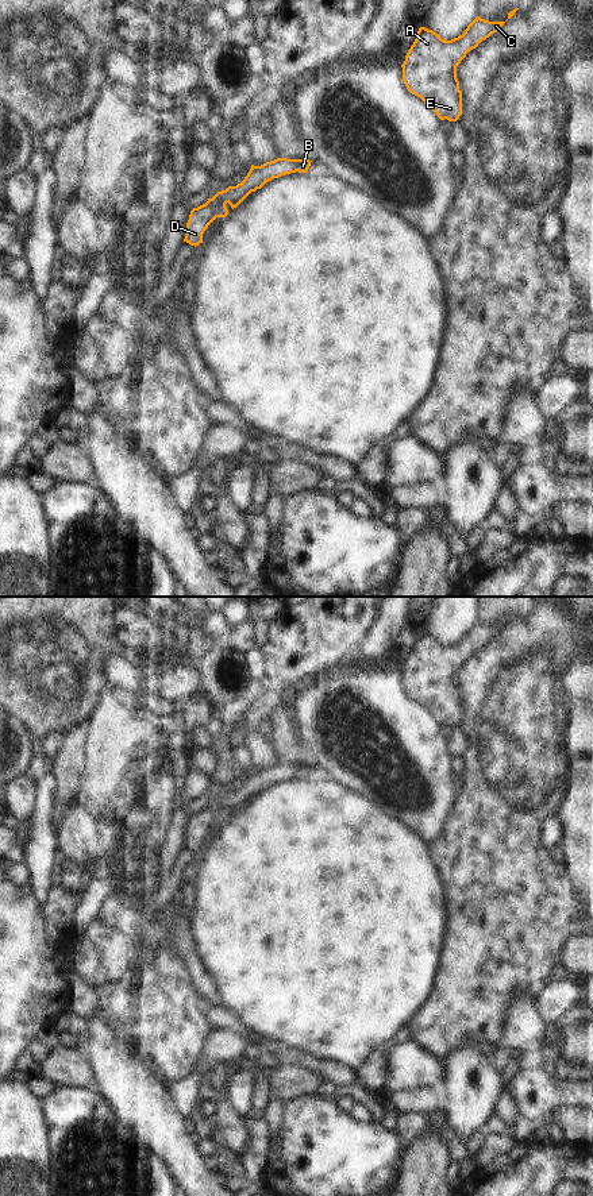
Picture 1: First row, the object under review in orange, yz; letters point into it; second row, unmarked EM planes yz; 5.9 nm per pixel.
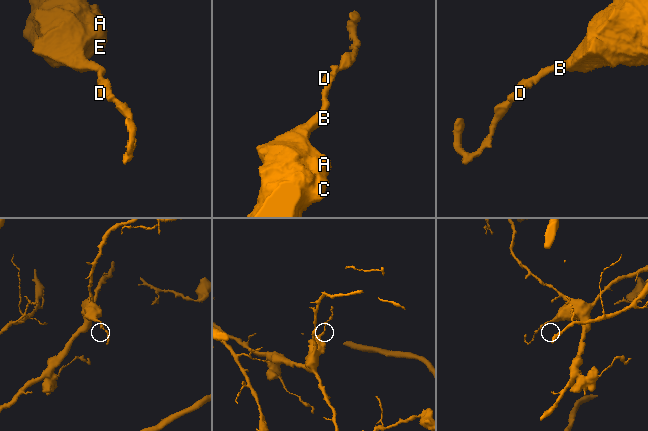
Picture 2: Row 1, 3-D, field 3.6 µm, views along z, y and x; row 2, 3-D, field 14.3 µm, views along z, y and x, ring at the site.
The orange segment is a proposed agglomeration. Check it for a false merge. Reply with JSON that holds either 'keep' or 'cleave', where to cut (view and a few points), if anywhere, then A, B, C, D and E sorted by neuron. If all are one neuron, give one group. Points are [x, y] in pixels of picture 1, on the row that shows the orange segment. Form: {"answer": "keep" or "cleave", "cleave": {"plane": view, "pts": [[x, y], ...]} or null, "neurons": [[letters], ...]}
{"answer": "keep", "cleave": null, "neurons": [["A", "B", "C", "D", "E"]]}

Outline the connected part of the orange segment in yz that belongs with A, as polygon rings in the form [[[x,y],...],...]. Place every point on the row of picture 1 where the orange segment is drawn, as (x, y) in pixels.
[[[477,16],[462,35],[451,40],[420,27],[401,65],[407,89],[420,97],[440,120],[457,121],[462,115],[457,66],[470,50],[497,32],[504,23]]]

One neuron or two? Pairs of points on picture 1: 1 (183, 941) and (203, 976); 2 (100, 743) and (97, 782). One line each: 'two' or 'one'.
1: one
2: one

